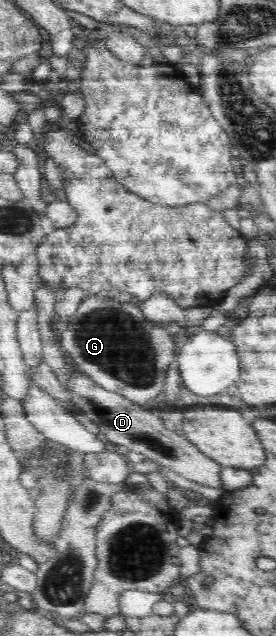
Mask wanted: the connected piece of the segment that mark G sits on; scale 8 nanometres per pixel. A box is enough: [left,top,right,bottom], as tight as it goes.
[58,297,175,406]

